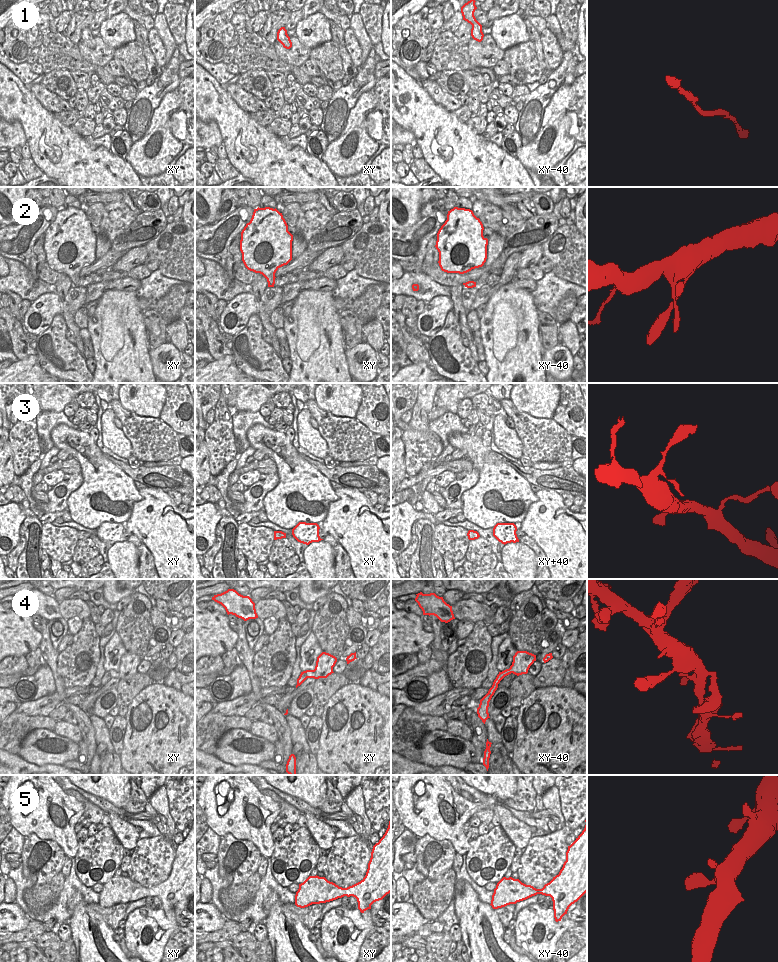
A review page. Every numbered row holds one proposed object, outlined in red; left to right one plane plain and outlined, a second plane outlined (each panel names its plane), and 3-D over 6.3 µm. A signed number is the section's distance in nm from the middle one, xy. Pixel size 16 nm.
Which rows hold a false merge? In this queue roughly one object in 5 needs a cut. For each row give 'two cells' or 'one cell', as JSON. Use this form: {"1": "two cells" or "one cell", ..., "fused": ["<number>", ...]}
{"1": "one cell", "2": "one cell", "3": "one cell", "4": "one cell", "5": "one cell", "fused": []}

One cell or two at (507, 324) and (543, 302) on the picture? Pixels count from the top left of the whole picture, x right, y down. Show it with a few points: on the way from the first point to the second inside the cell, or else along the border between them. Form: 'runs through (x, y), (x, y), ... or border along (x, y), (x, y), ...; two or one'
border along (536, 307), (539, 311); two

